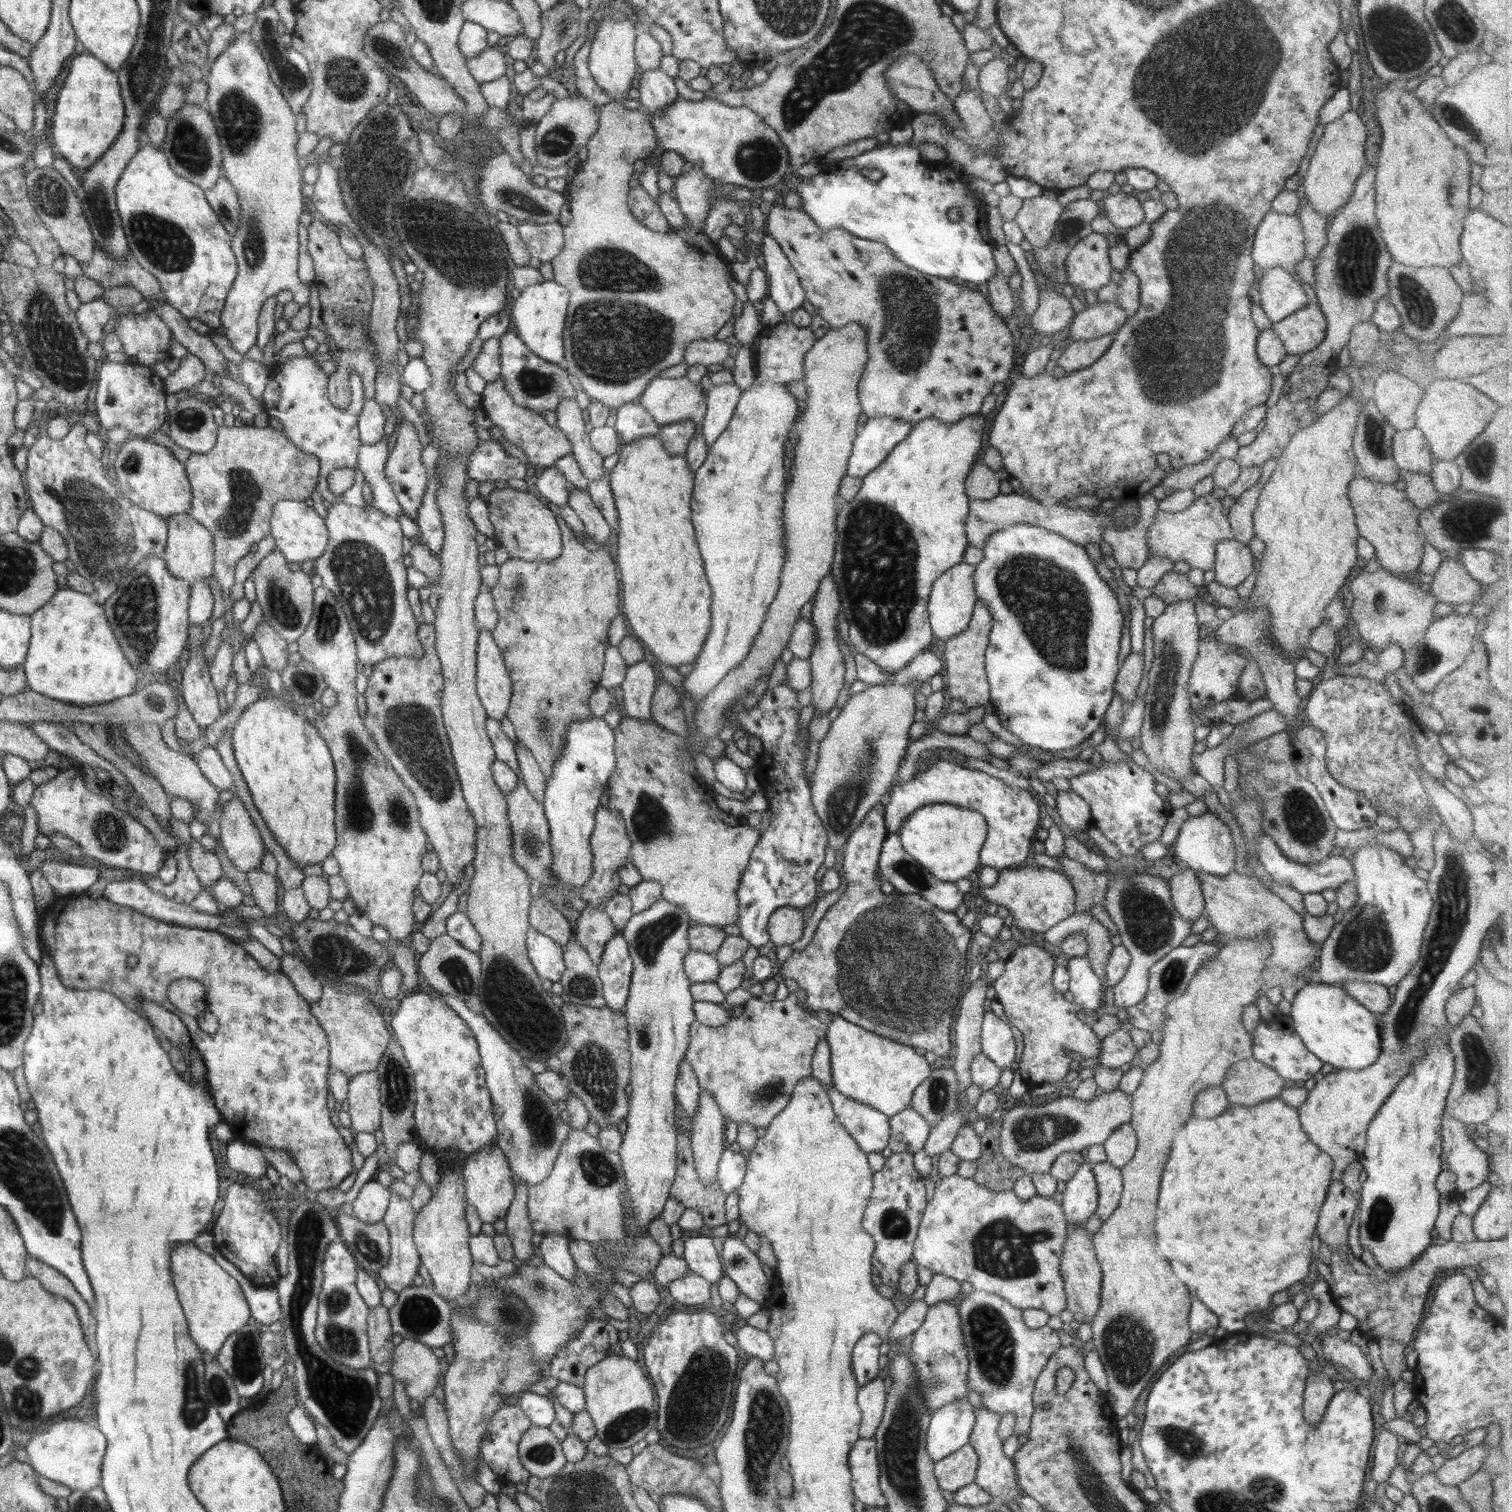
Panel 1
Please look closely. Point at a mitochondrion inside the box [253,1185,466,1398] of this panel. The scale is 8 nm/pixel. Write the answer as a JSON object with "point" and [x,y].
{"point":[343,1341]}

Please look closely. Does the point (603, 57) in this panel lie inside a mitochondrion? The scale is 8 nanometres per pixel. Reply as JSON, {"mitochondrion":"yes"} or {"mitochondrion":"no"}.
{"mitochondrion":"no"}

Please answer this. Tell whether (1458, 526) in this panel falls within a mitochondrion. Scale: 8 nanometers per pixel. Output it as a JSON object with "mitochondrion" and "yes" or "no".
{"mitochondrion":"yes"}

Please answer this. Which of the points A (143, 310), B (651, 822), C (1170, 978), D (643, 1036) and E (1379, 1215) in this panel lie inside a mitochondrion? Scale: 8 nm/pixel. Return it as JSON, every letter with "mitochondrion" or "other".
{"A":"other","B":"mitochondrion","C":"mitochondrion","D":"mitochondrion","E":"mitochondrion"}

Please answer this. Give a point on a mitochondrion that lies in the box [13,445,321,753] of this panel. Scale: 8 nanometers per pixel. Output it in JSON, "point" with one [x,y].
{"point":[92,515]}

